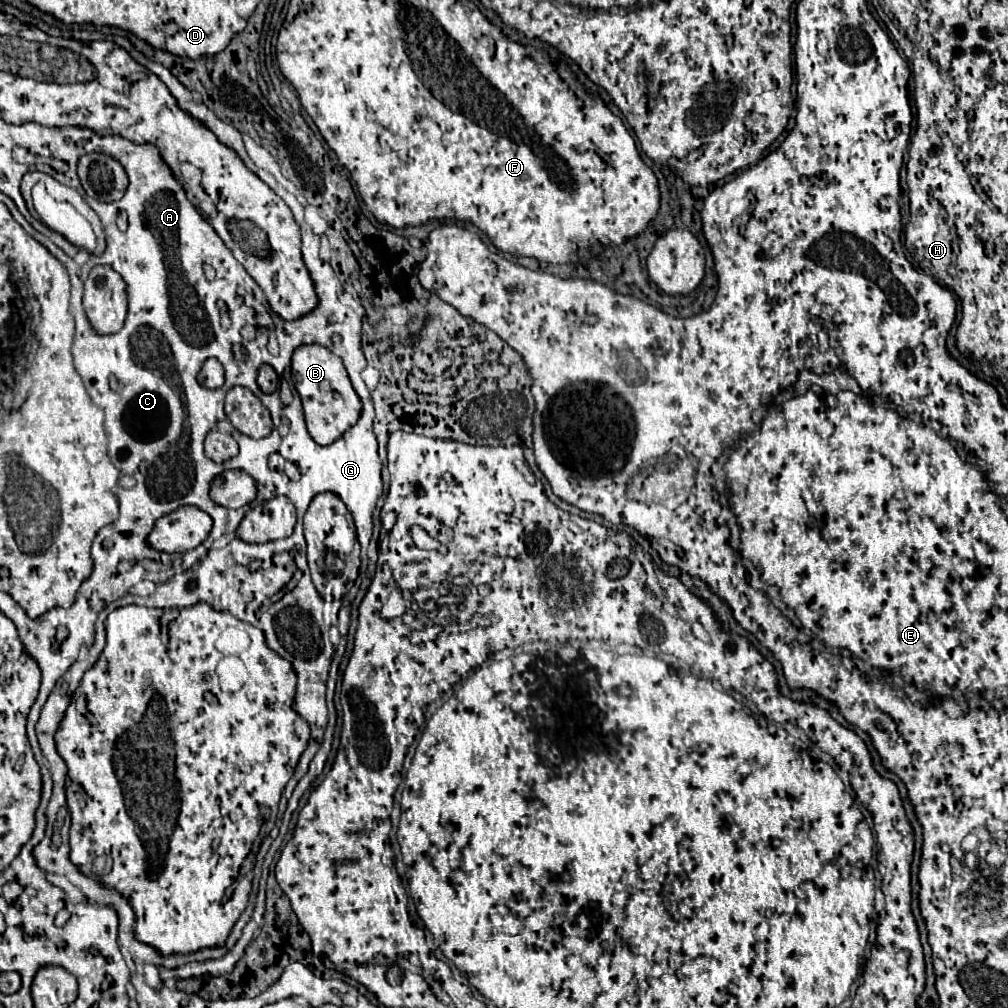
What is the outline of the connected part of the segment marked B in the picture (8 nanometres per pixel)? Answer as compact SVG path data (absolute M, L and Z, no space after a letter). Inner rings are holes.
M317 344L299 346L293 354L291 368L293 368L295 388L297 388L297 392L301 396L301 402L303 402L305 422L307 422L307 430L309 430L311 438L321 446L333 444L361 416L361 400L351 386L349 374L345 370L341 358L335 356L331 350L327 350L323 346L317 346ZM333 392L337 392L339 396L335 398Z

